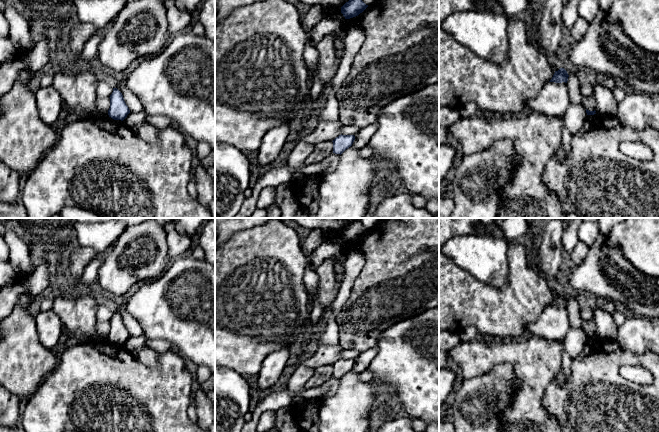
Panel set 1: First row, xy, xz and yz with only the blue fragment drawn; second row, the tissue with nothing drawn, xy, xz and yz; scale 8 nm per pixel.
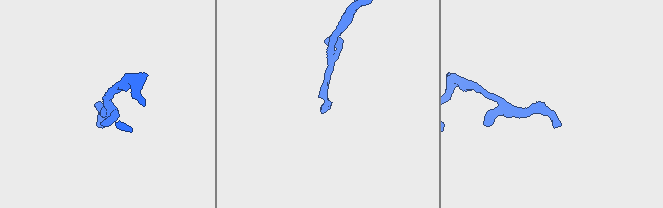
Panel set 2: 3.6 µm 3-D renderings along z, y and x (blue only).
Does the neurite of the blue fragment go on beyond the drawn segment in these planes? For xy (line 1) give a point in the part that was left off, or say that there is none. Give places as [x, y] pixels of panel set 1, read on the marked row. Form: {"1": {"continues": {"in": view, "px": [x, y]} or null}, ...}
{"1": {"continues": null}}

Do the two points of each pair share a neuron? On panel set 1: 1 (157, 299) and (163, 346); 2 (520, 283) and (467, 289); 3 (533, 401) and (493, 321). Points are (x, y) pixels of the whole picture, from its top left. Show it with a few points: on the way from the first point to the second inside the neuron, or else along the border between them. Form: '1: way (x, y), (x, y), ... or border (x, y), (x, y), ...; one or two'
1: border (147, 337), (166, 340), (172, 348); two
2: way (507, 294), (480, 294); one
3: border (493, 338), (504, 340); two

